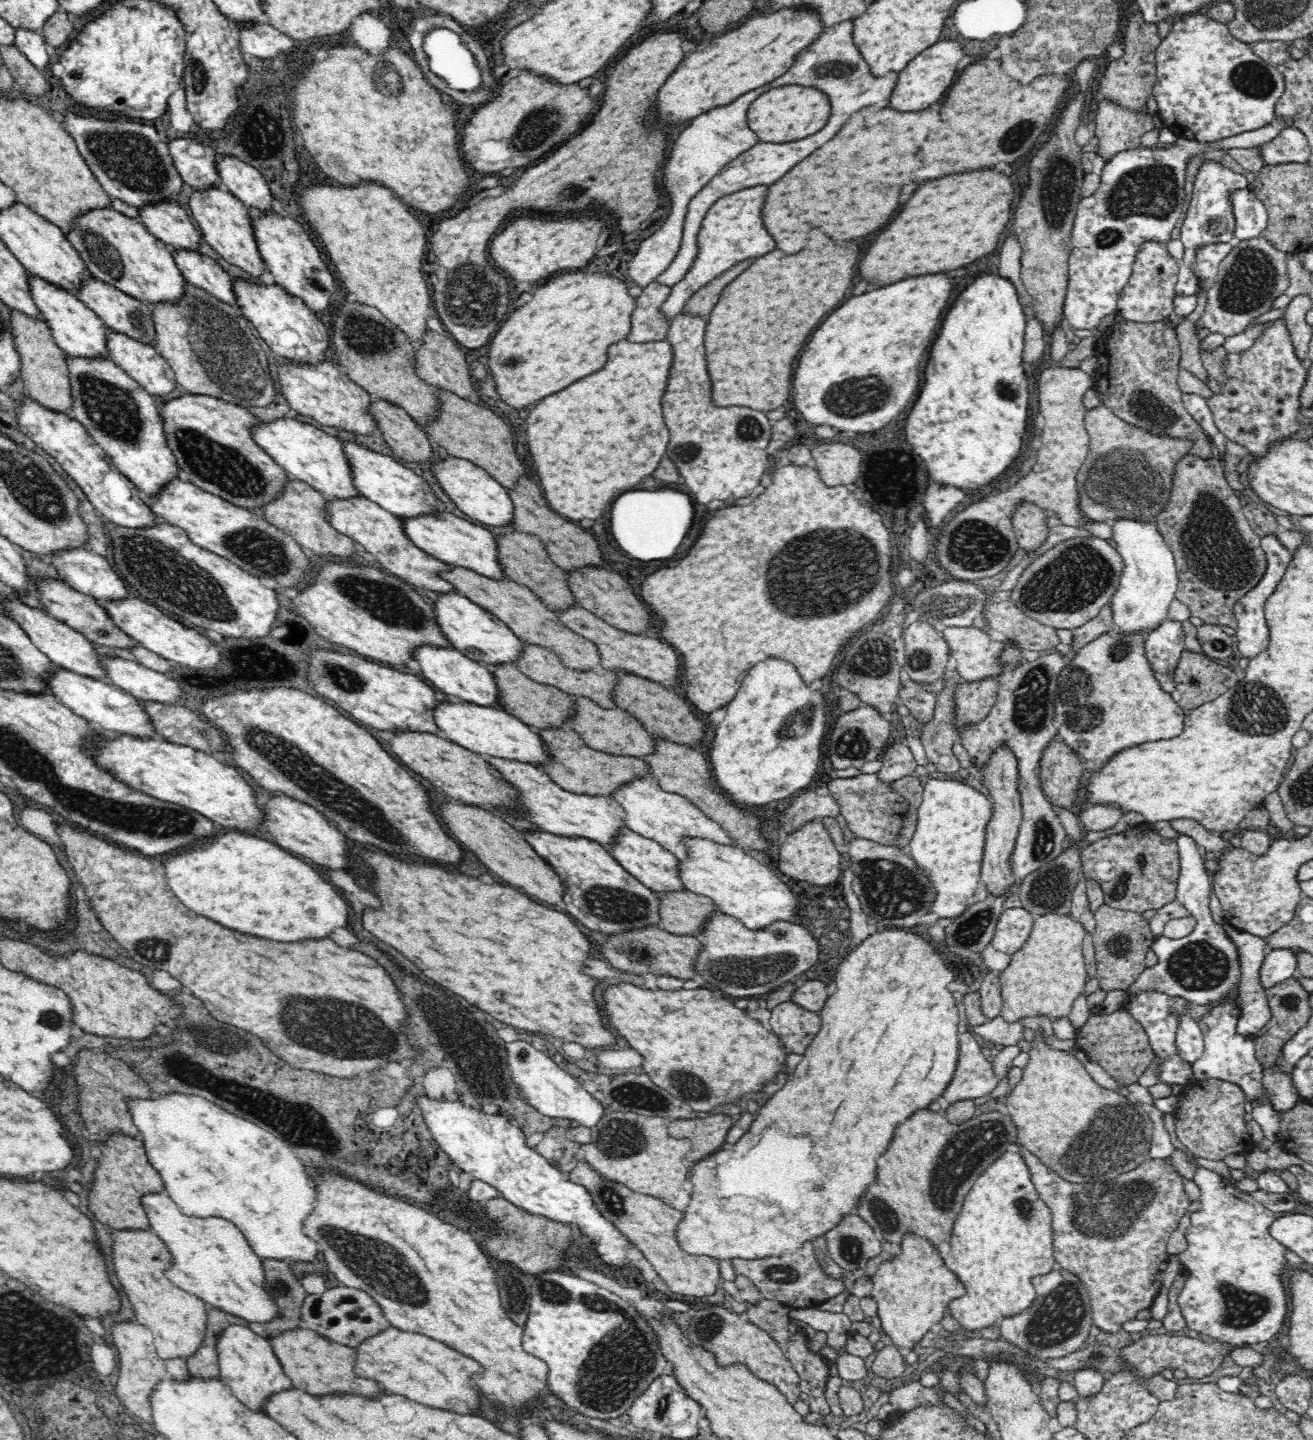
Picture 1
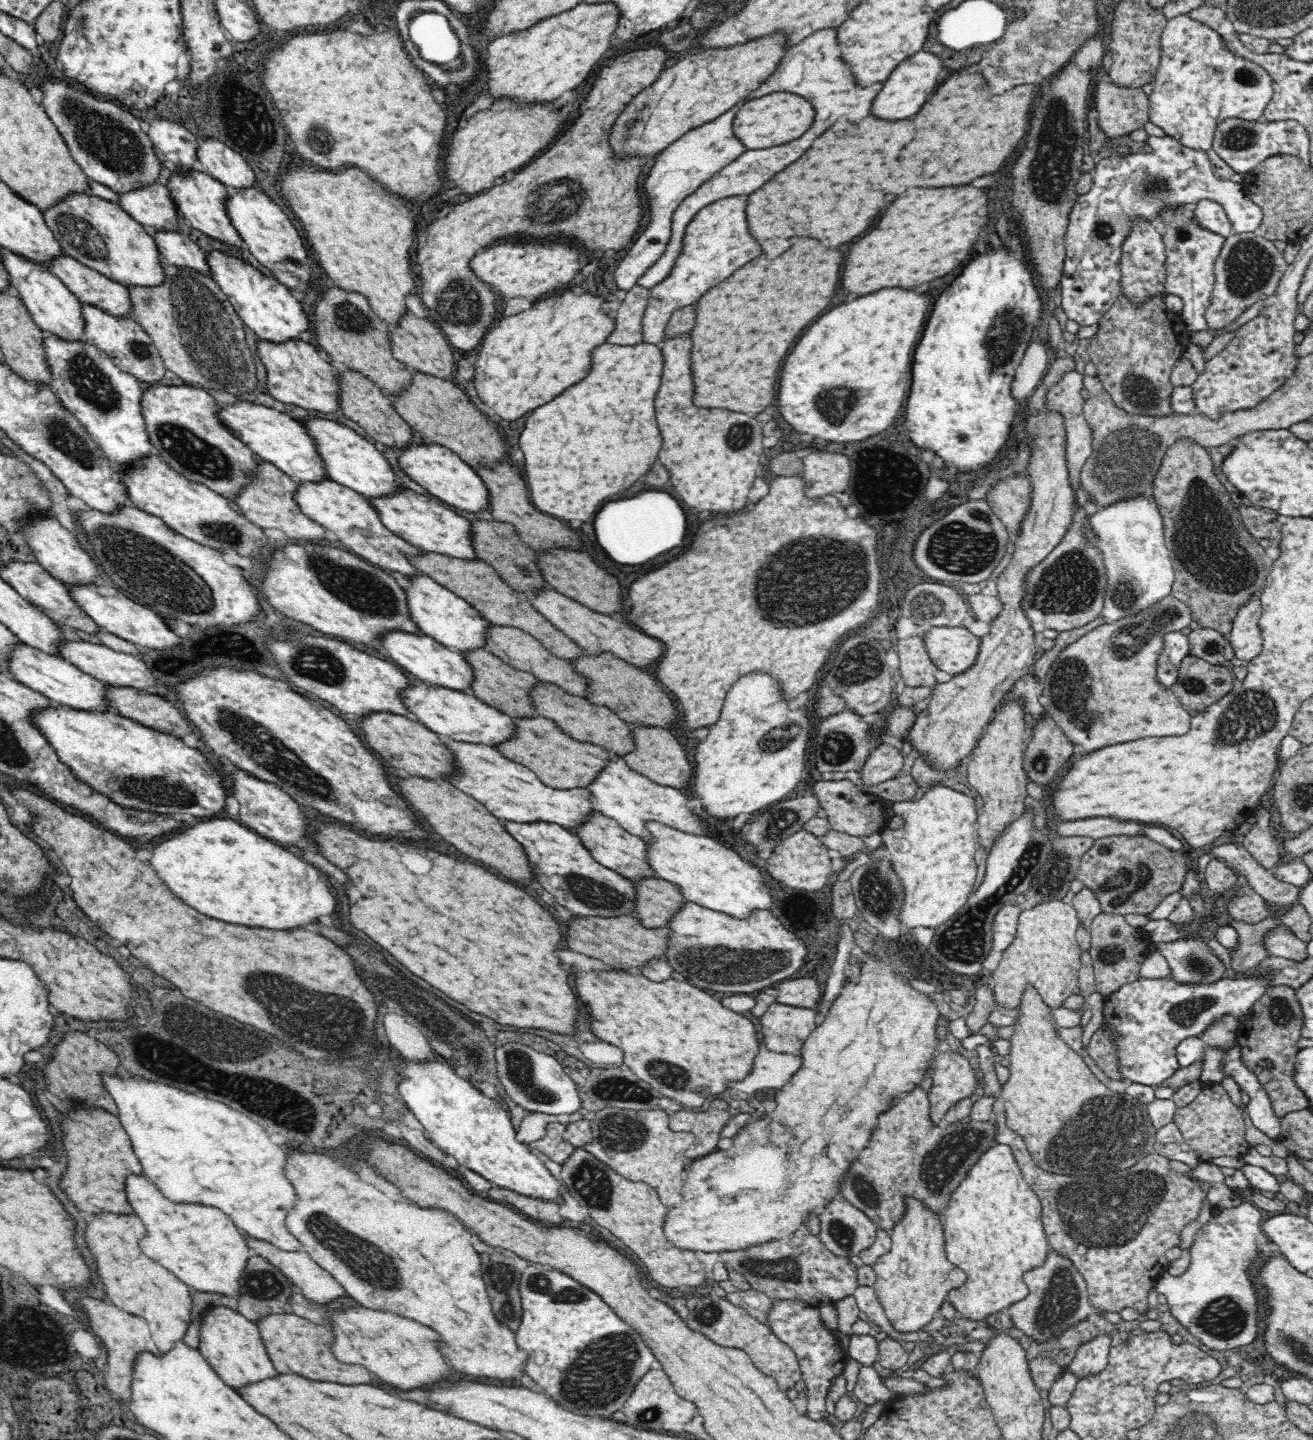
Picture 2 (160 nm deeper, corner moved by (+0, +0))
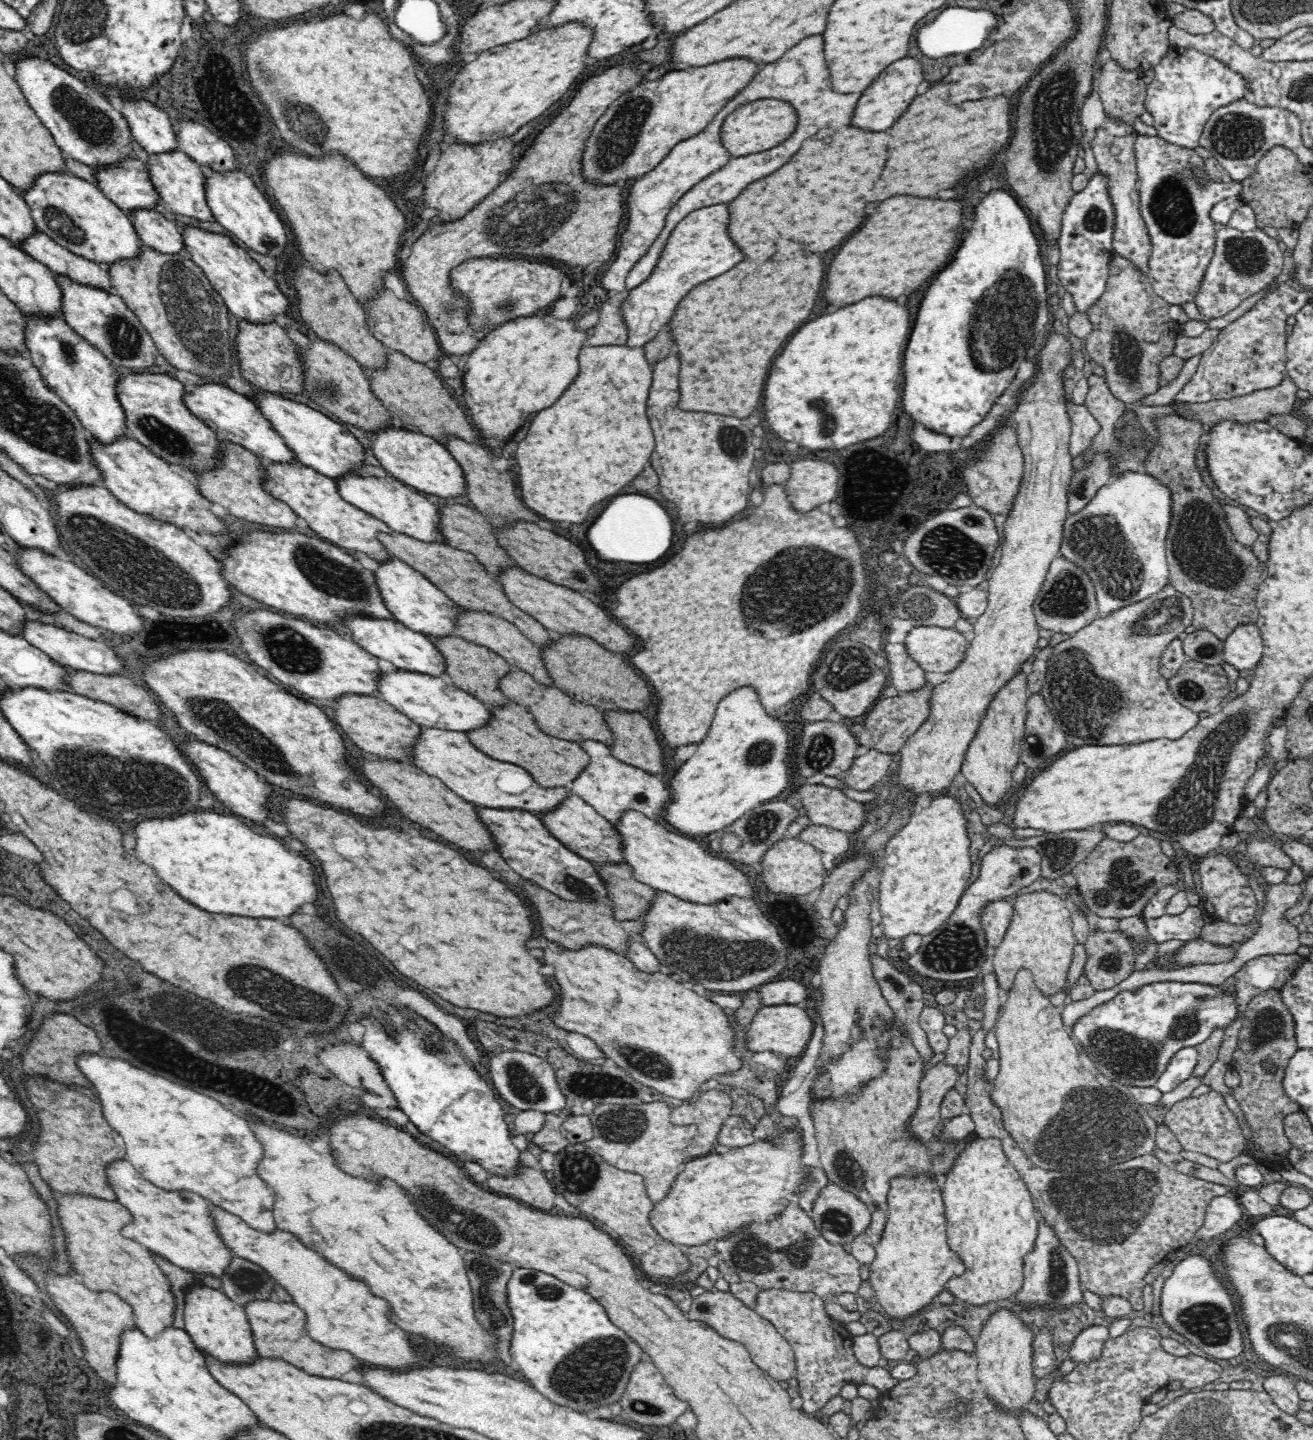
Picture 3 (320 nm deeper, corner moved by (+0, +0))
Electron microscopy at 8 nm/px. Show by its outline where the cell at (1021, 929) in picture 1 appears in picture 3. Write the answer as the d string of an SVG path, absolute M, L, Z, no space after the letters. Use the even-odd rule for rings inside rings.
M1004 899L986 903L980 912L980 925L988 946L998 946L1008 930L1012 918L1012 906Z

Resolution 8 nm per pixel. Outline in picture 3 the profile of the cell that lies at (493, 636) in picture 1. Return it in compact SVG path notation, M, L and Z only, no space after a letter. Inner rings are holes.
M396 557L378 562L377 569L372 573L378 585L380 597L396 621L427 636L454 635L454 620L460 614L460 607L446 597L422 573Z

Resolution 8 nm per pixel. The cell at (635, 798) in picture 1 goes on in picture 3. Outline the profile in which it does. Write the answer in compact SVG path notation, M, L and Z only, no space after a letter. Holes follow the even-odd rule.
M596 740L579 741L578 744L588 753L588 764L582 773L570 782L568 789L571 792L611 823L616 822L626 810L641 812L655 820L661 818L664 806L670 802L670 790L664 786L661 776L649 774L641 768L616 759L606 745Z

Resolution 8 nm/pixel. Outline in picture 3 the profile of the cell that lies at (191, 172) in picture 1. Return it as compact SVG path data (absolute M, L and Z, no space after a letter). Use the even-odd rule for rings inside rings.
M122 97L120 115L126 119L130 135L149 154L176 150L176 135L166 112L148 100Z

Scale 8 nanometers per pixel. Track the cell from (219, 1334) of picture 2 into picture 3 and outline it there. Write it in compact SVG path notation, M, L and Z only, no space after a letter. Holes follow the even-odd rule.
M192 1284L184 1292L184 1330L197 1348L221 1362L244 1364L250 1362L257 1352L254 1349L252 1329L246 1311L221 1289L216 1290L205 1284Z

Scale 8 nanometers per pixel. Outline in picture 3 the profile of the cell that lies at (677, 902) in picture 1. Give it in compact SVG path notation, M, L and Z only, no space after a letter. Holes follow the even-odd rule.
M592 861L592 867L596 869L596 873L600 875L600 879L606 885L606 897L612 901L612 915L618 920L634 920L639 918L648 910L652 898L656 896L656 889L634 879L630 875L630 867L624 862L604 862L598 864Z

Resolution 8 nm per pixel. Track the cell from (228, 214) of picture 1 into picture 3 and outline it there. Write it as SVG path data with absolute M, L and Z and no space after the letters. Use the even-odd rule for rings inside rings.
M180 149L168 150L168 152L160 152L160 154L147 154L146 170L150 175L150 181L156 189L159 198L164 200L170 210L176 214L184 214L196 220L204 220L204 222L214 222L215 218L210 211L210 207L206 205L206 197L204 197L204 171L203 167L194 162L186 153Z

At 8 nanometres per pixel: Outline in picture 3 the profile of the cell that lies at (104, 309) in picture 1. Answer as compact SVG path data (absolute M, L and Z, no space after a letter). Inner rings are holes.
M37 230L34 235L20 243L20 248L54 274L64 275L75 282L82 282L88 286L107 290L108 293L117 294L106 267L72 253L45 233Z

